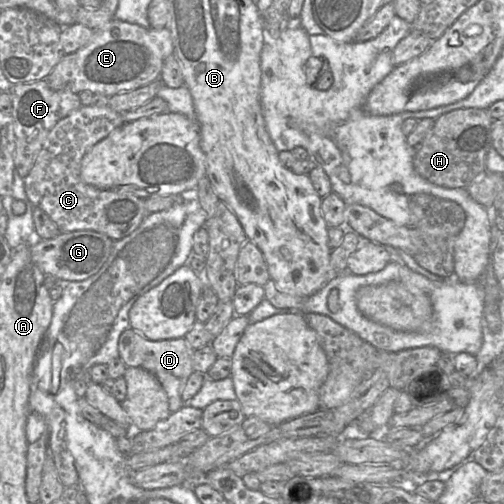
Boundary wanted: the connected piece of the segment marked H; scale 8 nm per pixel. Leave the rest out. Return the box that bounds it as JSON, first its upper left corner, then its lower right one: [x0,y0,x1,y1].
[413,108,495,188]

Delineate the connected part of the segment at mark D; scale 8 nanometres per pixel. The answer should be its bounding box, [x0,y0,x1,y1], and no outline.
[118,328,194,413]

